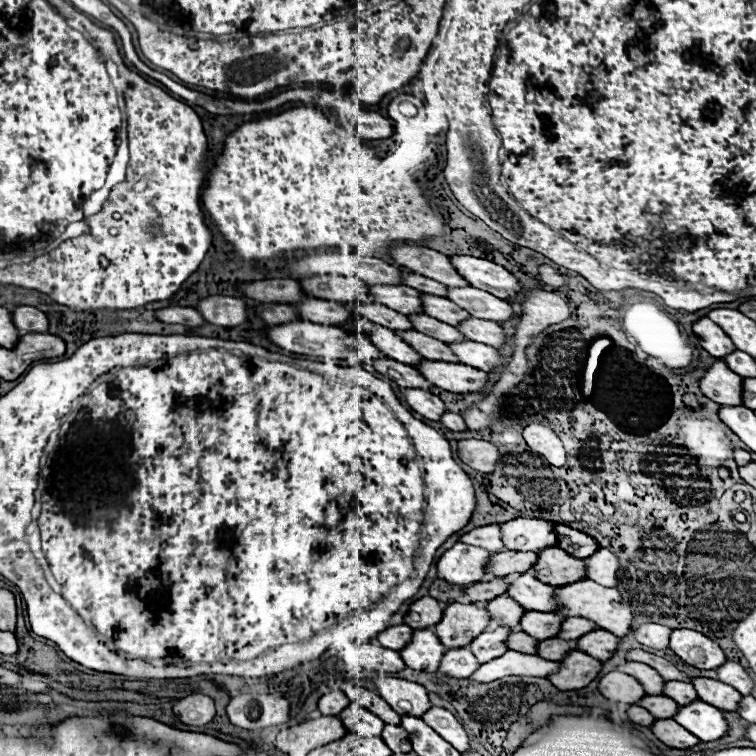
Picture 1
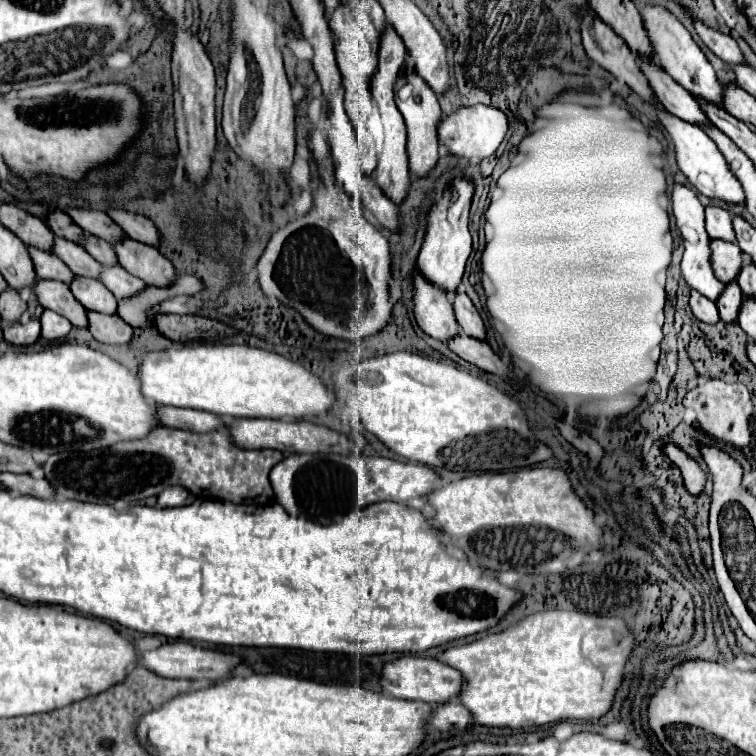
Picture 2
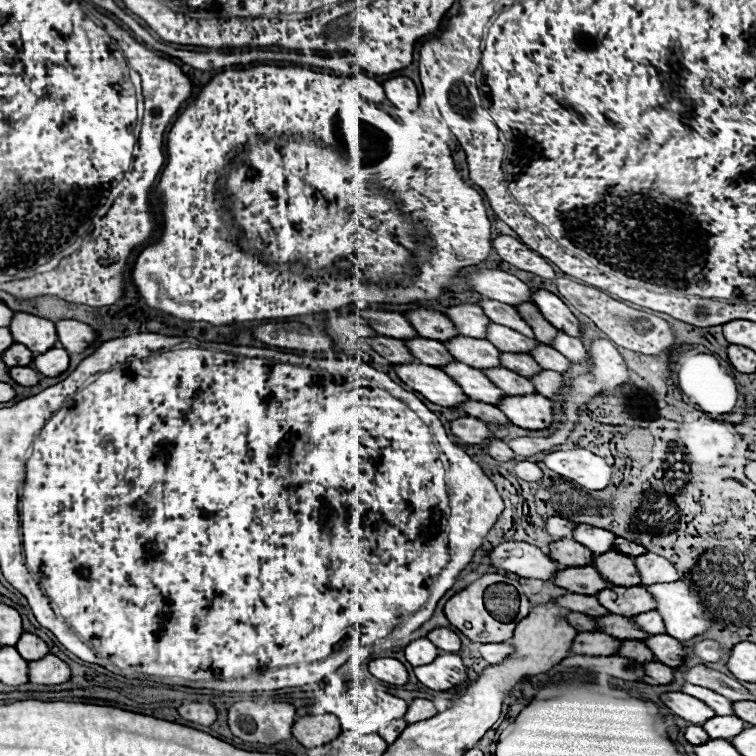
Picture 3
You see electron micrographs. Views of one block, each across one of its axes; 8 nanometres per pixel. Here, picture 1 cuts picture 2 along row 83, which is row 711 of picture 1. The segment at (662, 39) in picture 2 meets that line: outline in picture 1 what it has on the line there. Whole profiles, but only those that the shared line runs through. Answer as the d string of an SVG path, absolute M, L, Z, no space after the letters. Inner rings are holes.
M694 700L674 714L674 720L702 742L712 742L728 732L722 712L702 700Z

